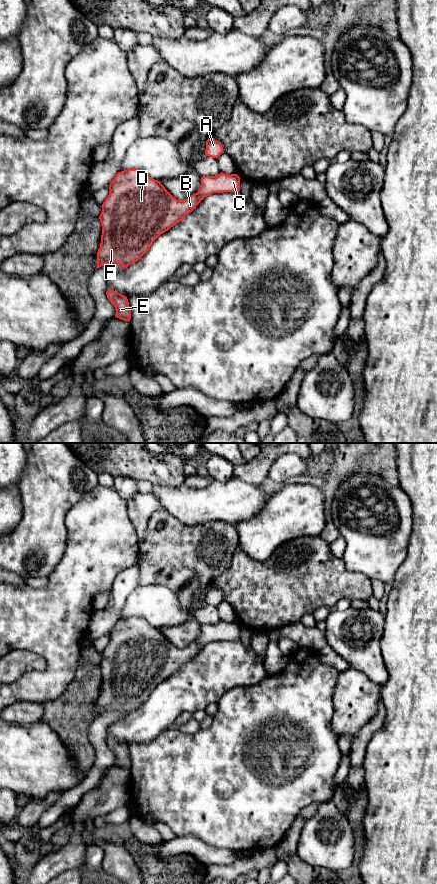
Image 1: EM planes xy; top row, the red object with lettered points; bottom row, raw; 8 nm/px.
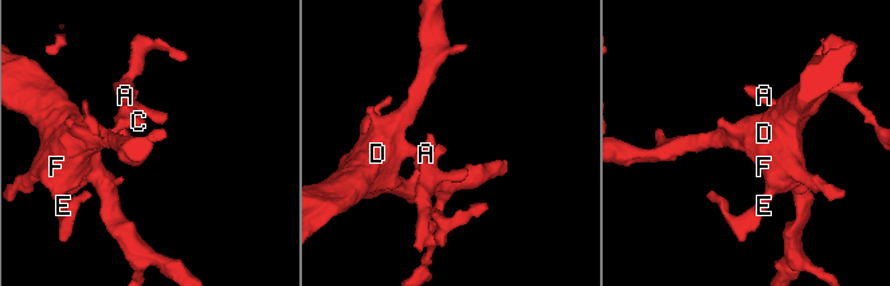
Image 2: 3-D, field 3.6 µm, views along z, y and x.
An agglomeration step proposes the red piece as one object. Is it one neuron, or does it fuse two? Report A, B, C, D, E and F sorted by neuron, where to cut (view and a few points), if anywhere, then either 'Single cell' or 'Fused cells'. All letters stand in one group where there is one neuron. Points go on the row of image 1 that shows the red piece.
Groups: A B C D E F. No split. Single cell

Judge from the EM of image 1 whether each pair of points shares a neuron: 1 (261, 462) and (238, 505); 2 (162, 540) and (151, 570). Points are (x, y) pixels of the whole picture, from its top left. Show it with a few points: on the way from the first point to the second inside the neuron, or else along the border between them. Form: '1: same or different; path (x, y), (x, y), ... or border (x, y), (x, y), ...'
1: different; border (234, 475), (247, 482), (260, 485)
2: same; path (162, 547), (162, 559), (158, 563)

